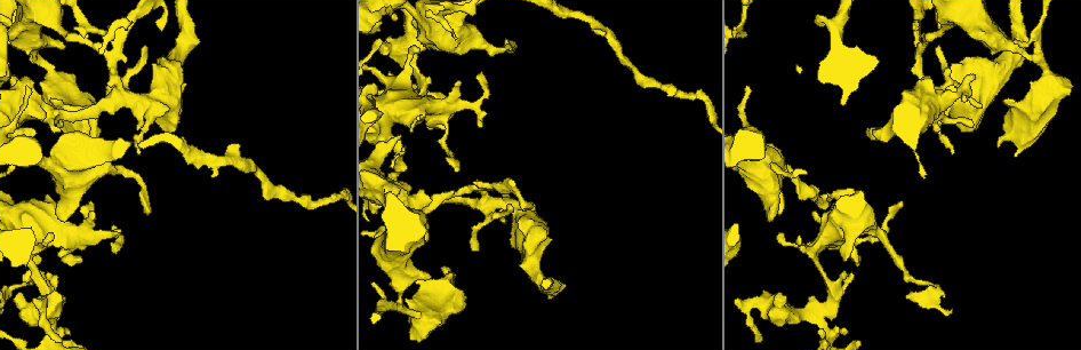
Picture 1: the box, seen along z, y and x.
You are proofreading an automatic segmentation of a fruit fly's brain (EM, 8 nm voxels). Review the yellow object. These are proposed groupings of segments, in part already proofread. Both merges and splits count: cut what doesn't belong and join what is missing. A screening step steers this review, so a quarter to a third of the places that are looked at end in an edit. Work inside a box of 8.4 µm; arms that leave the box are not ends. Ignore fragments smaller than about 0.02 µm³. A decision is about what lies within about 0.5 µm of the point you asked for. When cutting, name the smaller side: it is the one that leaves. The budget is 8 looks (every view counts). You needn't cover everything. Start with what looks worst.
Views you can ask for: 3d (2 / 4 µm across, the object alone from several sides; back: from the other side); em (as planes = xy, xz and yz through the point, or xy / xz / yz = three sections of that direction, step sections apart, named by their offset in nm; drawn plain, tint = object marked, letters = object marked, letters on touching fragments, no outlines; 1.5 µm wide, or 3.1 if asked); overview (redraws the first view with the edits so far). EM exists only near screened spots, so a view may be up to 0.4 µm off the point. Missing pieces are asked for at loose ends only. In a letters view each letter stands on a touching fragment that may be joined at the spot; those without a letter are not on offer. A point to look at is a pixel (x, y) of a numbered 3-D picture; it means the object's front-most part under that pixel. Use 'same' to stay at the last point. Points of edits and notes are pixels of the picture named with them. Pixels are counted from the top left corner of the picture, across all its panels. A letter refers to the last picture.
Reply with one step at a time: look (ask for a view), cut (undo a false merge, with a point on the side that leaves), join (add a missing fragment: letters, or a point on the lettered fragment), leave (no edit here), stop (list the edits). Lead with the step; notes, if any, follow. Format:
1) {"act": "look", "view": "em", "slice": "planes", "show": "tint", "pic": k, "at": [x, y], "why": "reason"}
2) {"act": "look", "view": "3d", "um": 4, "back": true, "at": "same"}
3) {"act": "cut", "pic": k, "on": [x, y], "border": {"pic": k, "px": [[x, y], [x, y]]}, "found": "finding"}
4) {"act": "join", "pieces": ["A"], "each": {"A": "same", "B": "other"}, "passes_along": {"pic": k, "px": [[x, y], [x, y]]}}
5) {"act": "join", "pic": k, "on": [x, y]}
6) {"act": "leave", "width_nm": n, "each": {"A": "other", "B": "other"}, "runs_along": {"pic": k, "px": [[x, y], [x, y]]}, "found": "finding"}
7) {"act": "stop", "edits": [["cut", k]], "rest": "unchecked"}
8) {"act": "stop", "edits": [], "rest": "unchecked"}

{"act": "look", "view": "em", "slice": "xz", "step": 4, "show": "tint", "pic": 1, "at": [69, 241], "why": "a fork"}

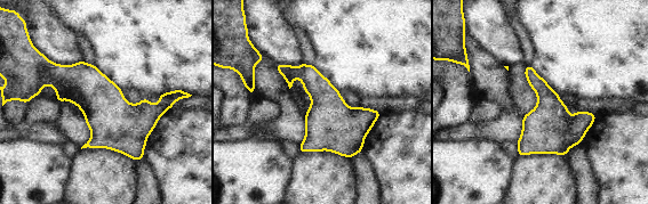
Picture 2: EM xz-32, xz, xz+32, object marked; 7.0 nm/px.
{"act": "look", "view": "em", "slice": "planes", "show": "tint", "at": "same"}

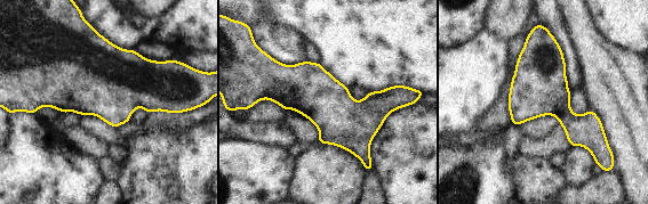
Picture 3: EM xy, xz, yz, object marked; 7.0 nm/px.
{"act": "look", "view": "em", "slice": "planes", "show": "letters", "at": "same"}

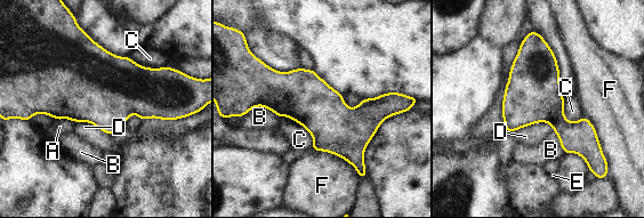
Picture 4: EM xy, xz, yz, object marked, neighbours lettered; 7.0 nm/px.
{"act": "leave", "width_nm": 360, "each": {"A": "other", "B": "other", "C": "other", "D": "other", "E": "other", "F": "other"}, "found": "one cell here"}

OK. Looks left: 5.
{"act": "look", "view": "3d", "um": 4, "back": true, "pic": 1, "at": [1036, 58], "why": "thin neck"}

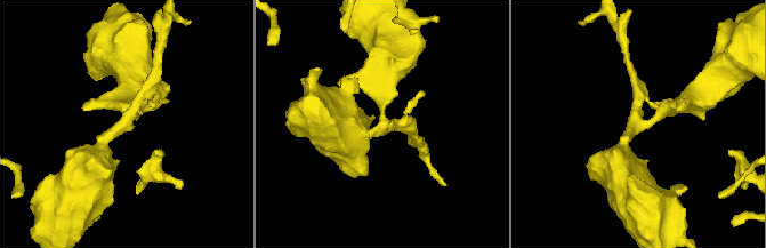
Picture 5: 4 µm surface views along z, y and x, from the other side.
{"act": "look", "view": "em", "slice": "xy", "step": 4, "show": "tint", "pic": 5, "at": [381, 122], "arms": 3, "arm_widths_nm": [170, 300, 320], "why": "now the EM"}

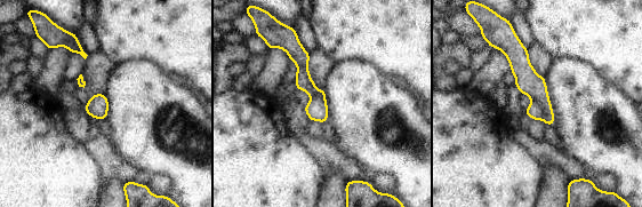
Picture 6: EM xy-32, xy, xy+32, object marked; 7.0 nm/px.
{"act": "look", "view": "em", "slice": "xy", "step": 4, "show": "letters", "at": "same"}

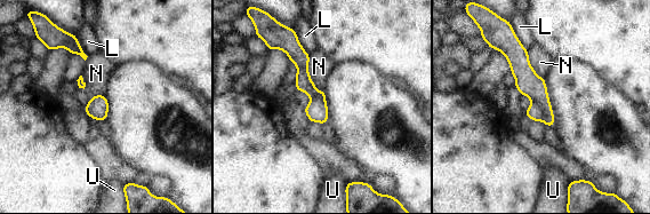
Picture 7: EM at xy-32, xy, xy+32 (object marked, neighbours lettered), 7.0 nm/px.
{"act": "cut", "pic": 7, "on": [528, 82], "each": {"L": "other", "N": "other", "U": "other"}, "border": {"pic": 7, "px": [[531, 101], [540, 106], [544, 121]]}, "found": "two cells meet here"}

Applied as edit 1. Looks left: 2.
{"act": "stop", "edits": [["cut", 7]], "rest": "unchecked"}

